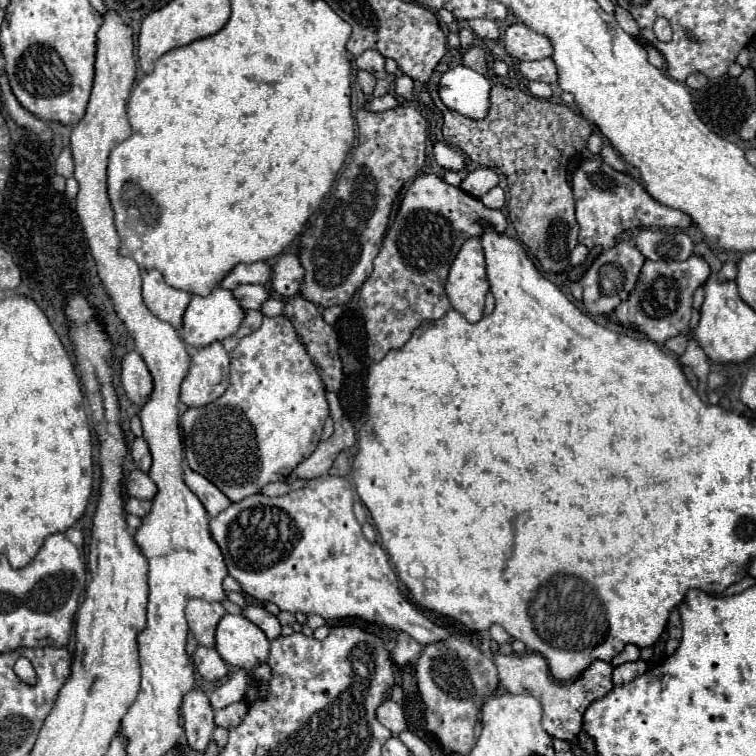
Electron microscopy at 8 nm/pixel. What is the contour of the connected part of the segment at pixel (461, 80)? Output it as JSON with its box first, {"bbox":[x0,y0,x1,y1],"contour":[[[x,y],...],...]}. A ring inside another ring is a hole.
{"bbox":[439,65,489,119],"contour":[[[459,65],[443,73],[439,81],[439,97],[451,109],[471,119],[481,119],[489,109],[489,79],[481,73]]]}

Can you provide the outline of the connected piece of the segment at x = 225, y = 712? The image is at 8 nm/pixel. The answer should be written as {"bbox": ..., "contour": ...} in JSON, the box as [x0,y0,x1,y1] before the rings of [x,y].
{"bbox":[215,701,247,729],"contour":[[[237,701],[233,705],[227,705],[219,711],[215,711],[215,725],[225,727],[225,729],[233,729],[243,721],[245,713],[247,713],[247,705],[243,701]]]}

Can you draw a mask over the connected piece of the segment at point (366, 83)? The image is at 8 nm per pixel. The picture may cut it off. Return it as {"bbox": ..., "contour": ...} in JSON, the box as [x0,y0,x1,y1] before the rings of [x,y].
{"bbox":[357,71,375,95],"contour":[[[357,71],[357,83],[361,85],[361,91],[365,95],[371,95],[373,93],[373,87],[375,87],[375,77],[367,71]]]}

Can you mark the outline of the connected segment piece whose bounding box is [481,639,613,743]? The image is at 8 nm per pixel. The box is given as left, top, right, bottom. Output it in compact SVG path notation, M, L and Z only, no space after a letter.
M483 639L481 651L495 661L495 665L499 669L499 681L509 693L531 693L535 699L541 701L541 705L543 705L543 727L555 739L565 739L565 741L579 743L577 735L583 729L585 709L593 701L601 699L607 693L613 691L613 681L611 681L613 667L611 667L611 663L605 663L605 661L595 661L591 667L587 667L583 671L583 675L577 681L573 681L567 687L567 685L561 685L561 683L553 681L553 677L549 675L547 661L539 653L525 653L525 655L515 655L515 653L499 655L497 653L497 655L491 655L489 639Z

